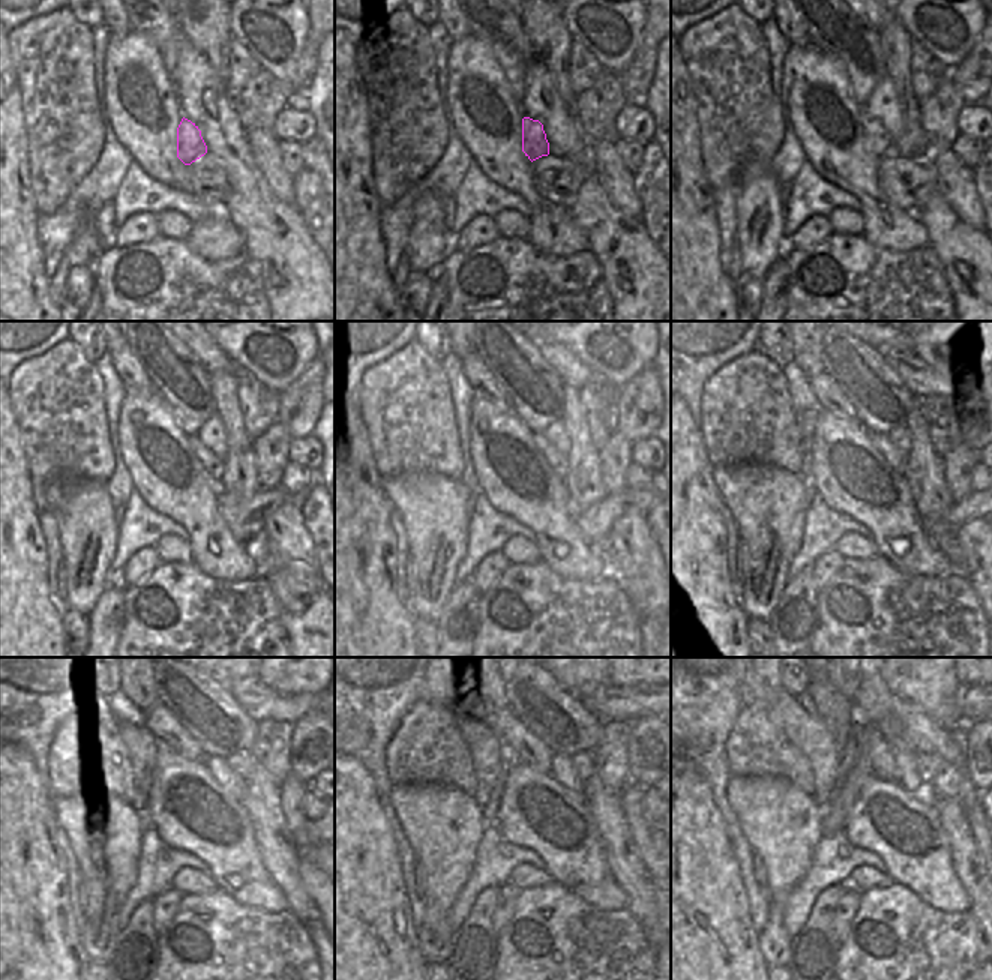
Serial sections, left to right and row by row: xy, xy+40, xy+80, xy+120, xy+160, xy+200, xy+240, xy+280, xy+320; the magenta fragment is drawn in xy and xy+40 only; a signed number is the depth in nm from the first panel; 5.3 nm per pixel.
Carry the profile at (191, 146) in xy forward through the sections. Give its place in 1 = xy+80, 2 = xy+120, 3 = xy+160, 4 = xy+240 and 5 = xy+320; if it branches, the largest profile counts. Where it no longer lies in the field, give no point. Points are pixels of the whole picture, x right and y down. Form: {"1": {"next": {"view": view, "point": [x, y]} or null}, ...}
{"1": {"next": {"view": "xy+80", "point": [877, 140]}}, "2": {"next": {"view": "xy+120", "point": [210, 464]}}, "3": {"next": {"view": "xy+160", "point": [559, 461]}}, "4": {"next": {"view": "xy+240", "point": [216, 766]}}, "5": {"next": {"view": "xy+320", "point": [908, 778]}}}

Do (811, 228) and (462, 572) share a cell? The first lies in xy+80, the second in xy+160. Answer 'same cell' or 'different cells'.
different cells

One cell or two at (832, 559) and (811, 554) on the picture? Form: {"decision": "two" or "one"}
{"decision": "two"}

